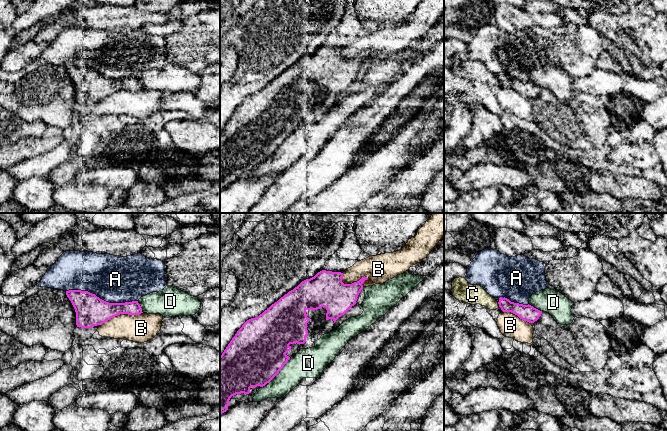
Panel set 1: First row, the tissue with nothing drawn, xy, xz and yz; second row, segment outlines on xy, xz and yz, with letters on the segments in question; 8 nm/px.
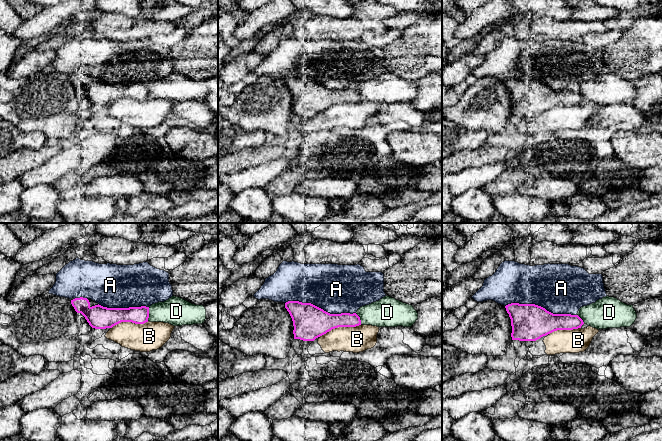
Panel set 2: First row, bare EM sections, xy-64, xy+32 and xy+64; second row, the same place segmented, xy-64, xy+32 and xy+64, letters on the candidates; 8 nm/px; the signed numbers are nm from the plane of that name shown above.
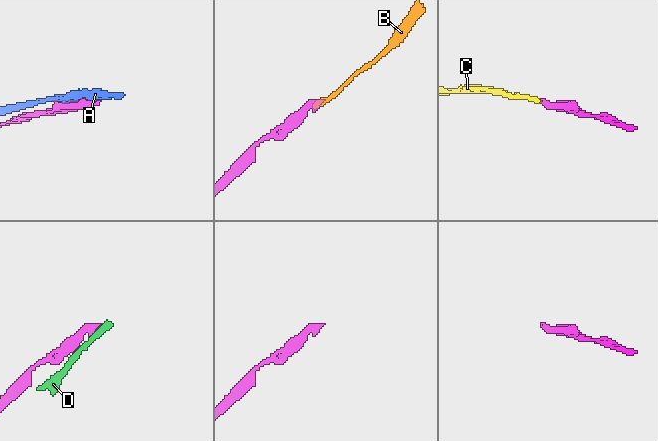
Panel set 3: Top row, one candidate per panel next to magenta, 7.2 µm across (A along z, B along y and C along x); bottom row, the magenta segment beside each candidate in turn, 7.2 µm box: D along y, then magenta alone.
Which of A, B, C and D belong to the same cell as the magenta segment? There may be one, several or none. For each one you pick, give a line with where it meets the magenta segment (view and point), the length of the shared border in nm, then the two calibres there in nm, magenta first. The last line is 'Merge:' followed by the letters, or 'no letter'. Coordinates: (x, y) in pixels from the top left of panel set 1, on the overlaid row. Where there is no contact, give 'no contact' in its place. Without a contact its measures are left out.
C: contact yz (498, 303); length 40 nm; calibres 130 and 160 nm
Merge: C

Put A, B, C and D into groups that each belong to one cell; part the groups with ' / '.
A / B / C / D

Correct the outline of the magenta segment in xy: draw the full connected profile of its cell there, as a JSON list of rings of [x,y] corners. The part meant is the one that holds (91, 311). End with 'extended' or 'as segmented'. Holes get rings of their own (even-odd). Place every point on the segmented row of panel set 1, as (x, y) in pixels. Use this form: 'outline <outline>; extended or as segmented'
outline [[[69,290],[66,295],[76,312],[76,325],[81,328],[92,328],[101,325],[111,318],[120,315],[139,315],[142,308],[138,301],[109,303],[88,291]]]; as segmented

